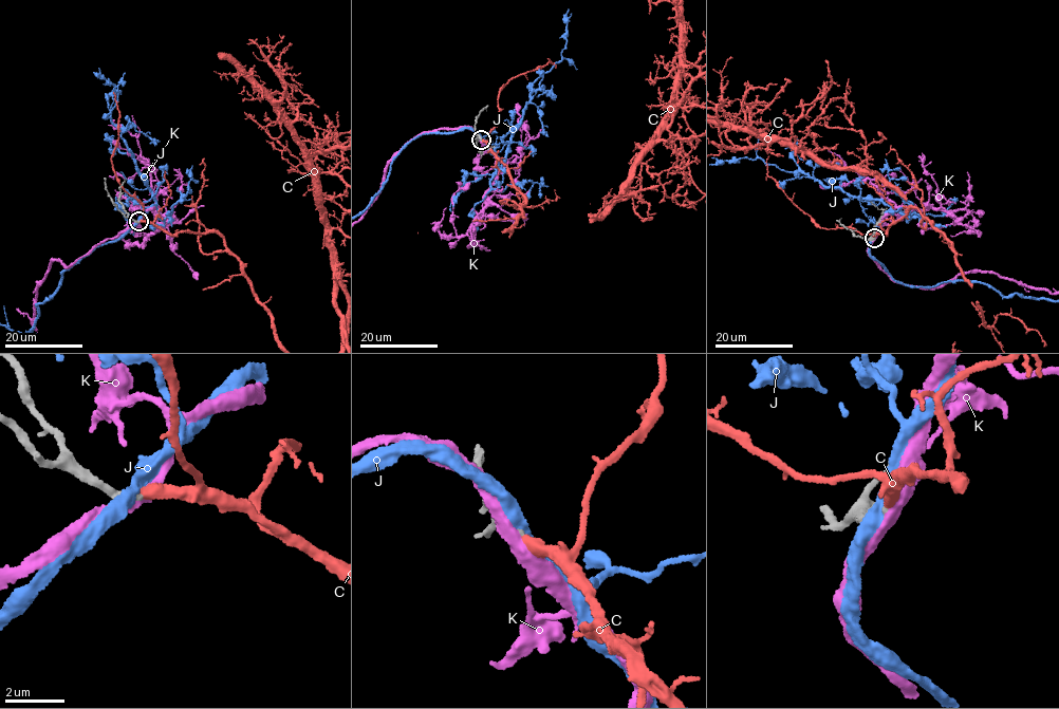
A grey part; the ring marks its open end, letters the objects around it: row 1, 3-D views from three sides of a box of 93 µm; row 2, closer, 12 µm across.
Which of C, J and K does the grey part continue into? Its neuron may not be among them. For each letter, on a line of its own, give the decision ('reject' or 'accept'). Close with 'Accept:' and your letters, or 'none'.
C: accept
J: reject
K: reject
Accept: C

